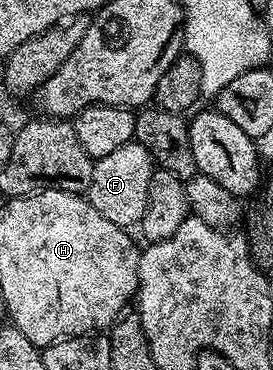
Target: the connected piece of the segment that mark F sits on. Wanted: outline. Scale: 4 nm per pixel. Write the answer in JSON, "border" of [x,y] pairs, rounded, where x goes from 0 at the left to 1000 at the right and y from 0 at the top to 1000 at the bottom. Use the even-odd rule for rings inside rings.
{"border":[[[498,376],[469,381],[451,397],[421,397],[421,408],[344,432],[341,459],[326,465],[319,538],[377,592],[407,592],[407,603],[447,614],[498,611],[531,568],[564,465],[560,422]]]}

